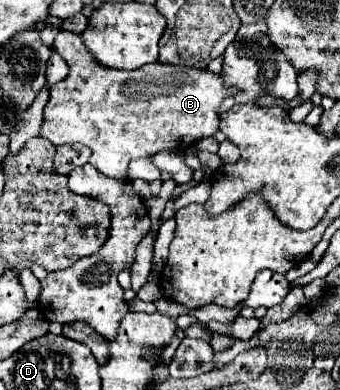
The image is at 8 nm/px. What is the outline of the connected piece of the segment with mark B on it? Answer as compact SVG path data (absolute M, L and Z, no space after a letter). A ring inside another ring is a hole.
M58 32L54 40L54 50L58 52L70 72L68 76L50 86L50 102L44 108L44 122L40 126L40 136L50 140L54 146L62 144L86 144L96 156L96 170L104 172L110 178L128 180L128 164L136 158L148 158L156 150L184 150L202 136L212 136L218 130L218 106L226 96L234 96L234 90L224 84L220 74L208 70L192 70L188 66L170 66L170 64L148 64L132 74L124 70L108 70L92 60L92 54L84 50L84 42L78 34Z

